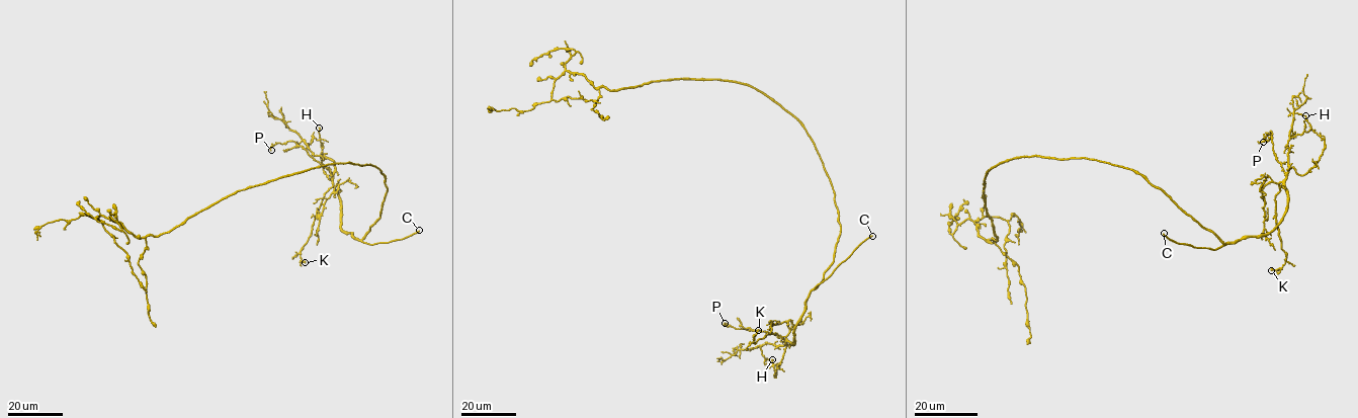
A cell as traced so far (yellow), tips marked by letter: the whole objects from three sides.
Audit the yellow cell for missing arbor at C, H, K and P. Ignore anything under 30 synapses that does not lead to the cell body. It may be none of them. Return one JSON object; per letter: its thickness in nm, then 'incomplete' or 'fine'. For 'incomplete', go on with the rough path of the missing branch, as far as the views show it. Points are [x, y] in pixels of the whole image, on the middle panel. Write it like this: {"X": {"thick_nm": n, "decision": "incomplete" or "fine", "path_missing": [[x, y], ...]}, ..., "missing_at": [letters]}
{"C": {"thick_nm": 180, "decision": "incomplete"}, "H": {"thick_nm": 130, "decision": "fine"}, "K": {"thick_nm": 160, "decision": "fine"}, "P": {"thick_nm": 80, "decision": "fine"}, "missing_at": ["C"]}

